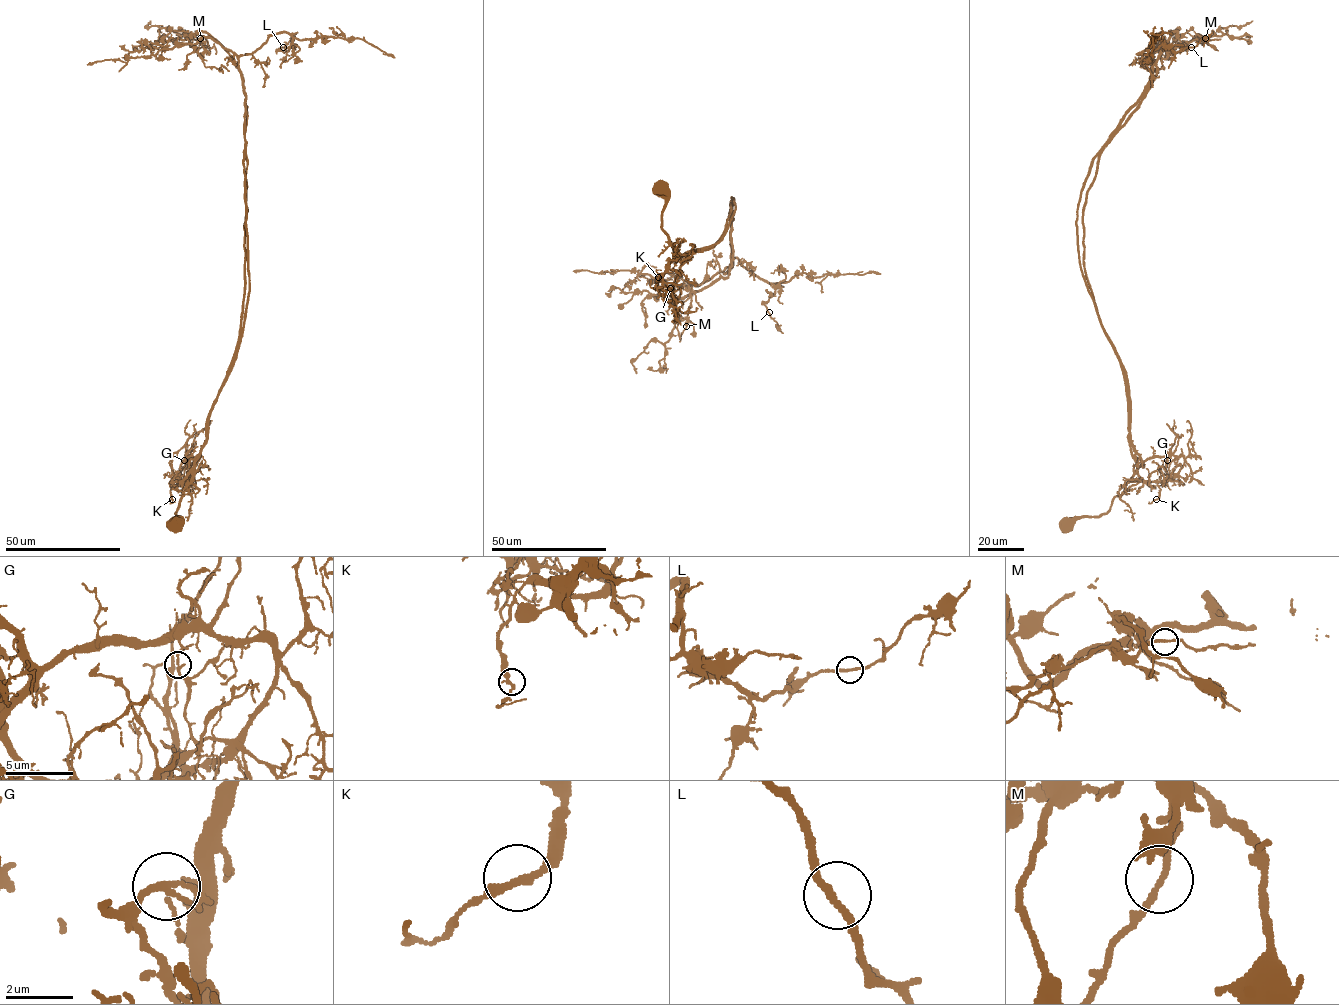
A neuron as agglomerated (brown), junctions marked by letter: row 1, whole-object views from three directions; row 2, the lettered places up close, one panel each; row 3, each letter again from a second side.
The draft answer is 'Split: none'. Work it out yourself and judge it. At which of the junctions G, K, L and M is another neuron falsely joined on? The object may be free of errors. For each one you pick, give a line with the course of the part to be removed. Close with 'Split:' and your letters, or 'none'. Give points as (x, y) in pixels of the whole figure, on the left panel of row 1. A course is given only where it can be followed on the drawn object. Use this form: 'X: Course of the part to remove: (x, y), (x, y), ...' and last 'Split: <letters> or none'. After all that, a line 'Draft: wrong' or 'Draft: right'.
G: Course of the part to remove: (184, 460), (176, 481), (205, 440), (240, 327), (247, 106), (215, 40), (199, 31), (190, 45), (150, 20)
Split: G
Draft: wrong

